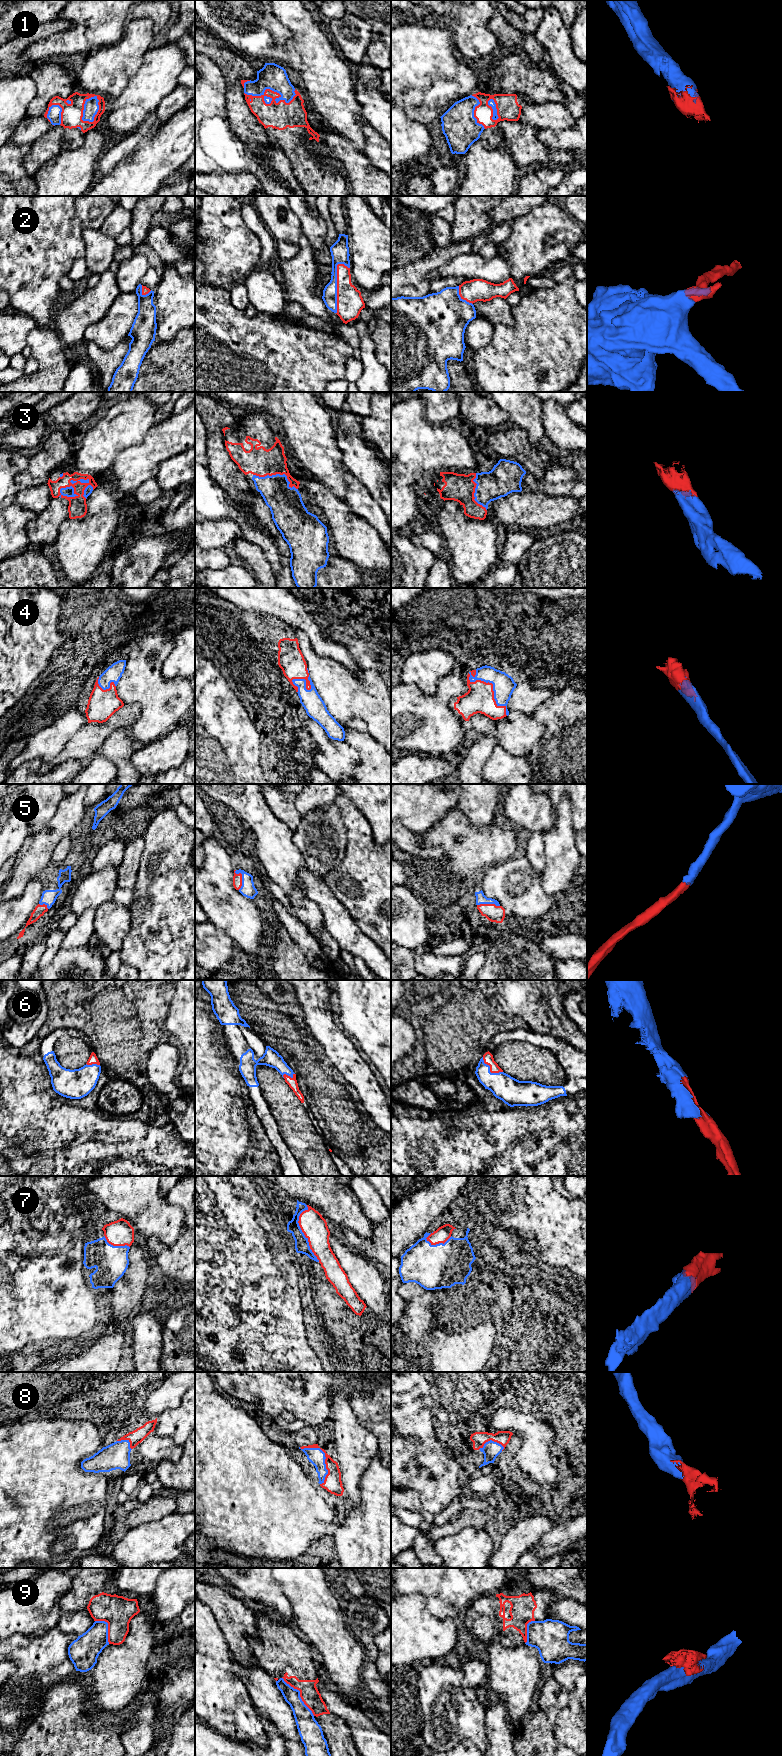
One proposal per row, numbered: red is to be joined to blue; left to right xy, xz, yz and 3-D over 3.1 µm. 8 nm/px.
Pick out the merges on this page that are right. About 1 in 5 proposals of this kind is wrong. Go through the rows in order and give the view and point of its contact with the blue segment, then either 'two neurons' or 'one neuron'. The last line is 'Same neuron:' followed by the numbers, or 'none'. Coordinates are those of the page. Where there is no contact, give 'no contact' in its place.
1: xz (275, 91) | one neuron
2: xz (336, 286) | one neuron
3: xy (73, 483) | one neuron
4: yz (493, 687) | one neuron
5: xz (242, 878) | one neuron
6: yz (489, 1070) | one neuron
7: xz (303, 1233) | one neuron
8: xz (324, 1456) | one neuron
9: xz (299, 1694) | two neurons
Same neuron: 1, 2, 3, 4, 5, 6, 7, 8

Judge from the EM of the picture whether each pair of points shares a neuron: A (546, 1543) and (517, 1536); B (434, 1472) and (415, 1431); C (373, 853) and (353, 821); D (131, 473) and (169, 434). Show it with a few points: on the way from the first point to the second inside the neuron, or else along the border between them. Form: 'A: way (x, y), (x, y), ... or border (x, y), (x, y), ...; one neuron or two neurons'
A: border (554, 1526), (529, 1549); two neurons
B: way (424, 1462), (415, 1453), (415, 1441); one neuron
C: way (365, 845), (360, 840), (358, 829); one neuron
D: way (141, 463), (160, 444); one neuron

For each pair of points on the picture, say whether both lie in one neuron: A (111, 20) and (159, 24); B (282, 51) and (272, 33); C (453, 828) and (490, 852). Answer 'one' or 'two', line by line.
A: two
B: one
C: one

